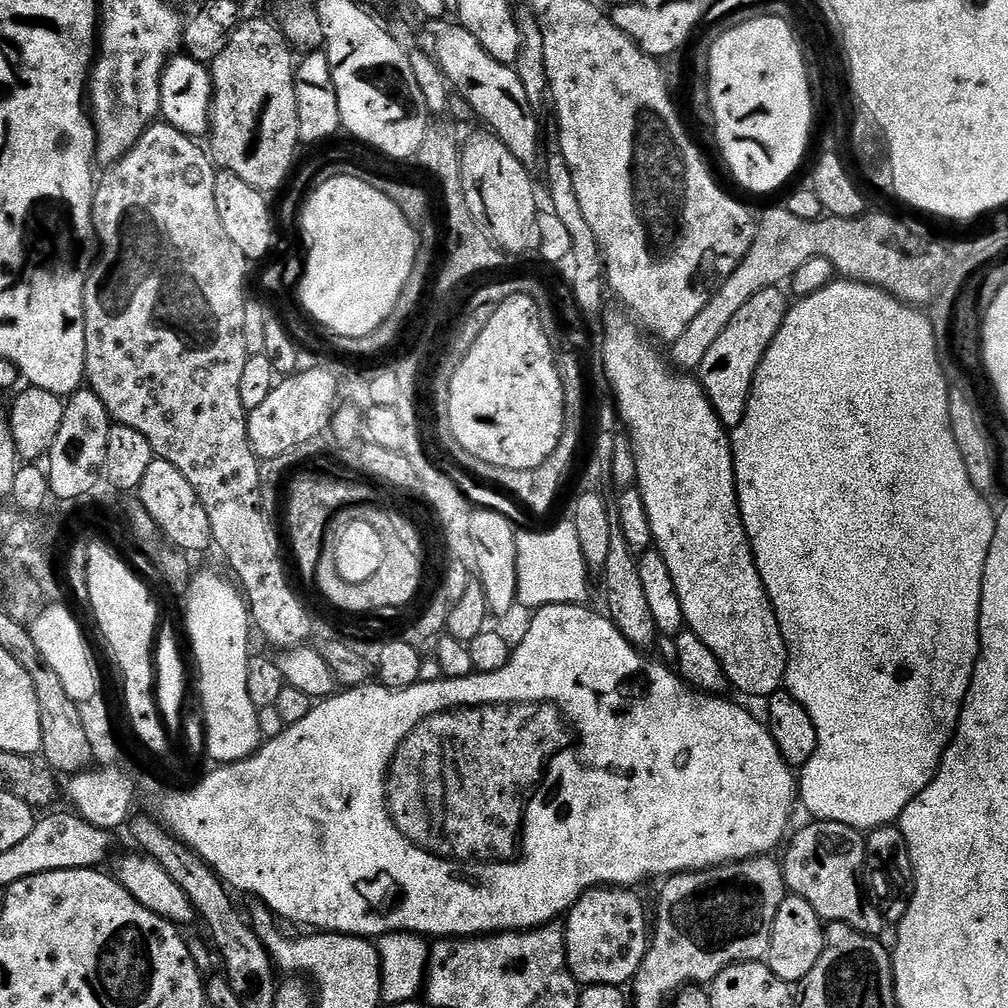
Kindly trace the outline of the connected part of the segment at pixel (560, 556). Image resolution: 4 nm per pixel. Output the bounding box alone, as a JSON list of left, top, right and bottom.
[516,522,590,609]

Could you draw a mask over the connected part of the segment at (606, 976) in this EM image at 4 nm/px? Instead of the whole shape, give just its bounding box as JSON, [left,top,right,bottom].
[564,886,650,985]

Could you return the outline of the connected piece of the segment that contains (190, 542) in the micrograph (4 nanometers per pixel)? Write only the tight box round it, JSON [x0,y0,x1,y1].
[138,458,213,554]

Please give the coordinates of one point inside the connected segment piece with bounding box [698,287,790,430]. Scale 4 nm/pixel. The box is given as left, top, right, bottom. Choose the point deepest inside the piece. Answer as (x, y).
(727, 373)

